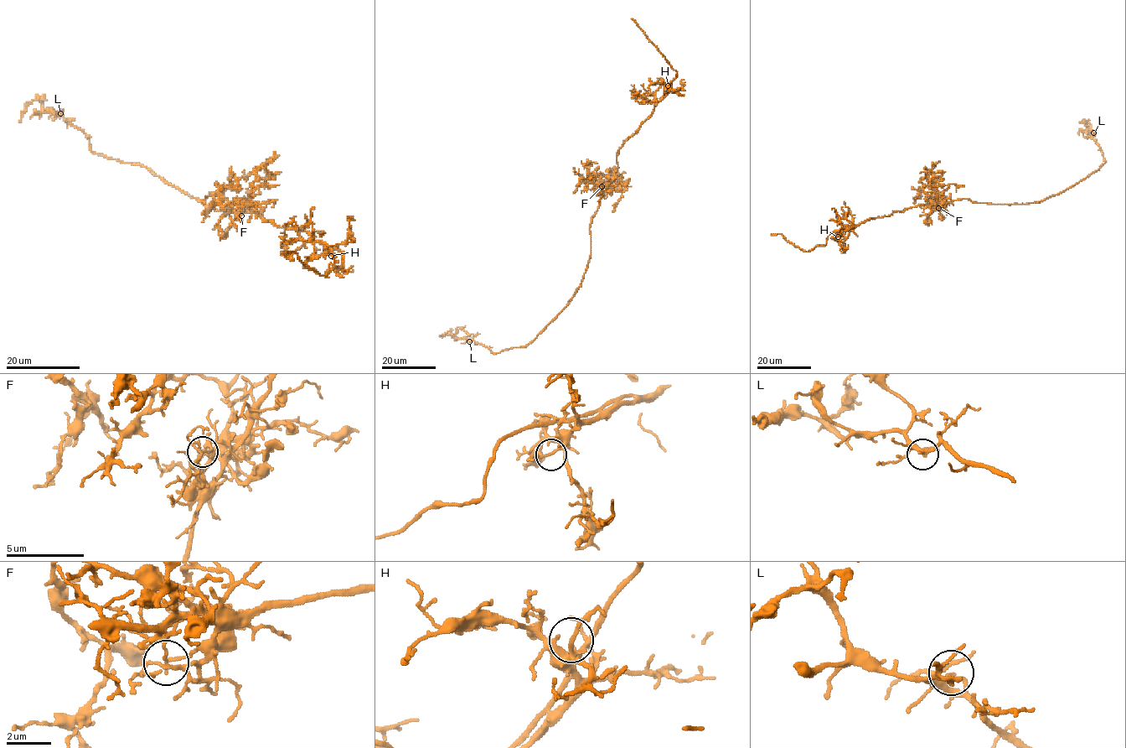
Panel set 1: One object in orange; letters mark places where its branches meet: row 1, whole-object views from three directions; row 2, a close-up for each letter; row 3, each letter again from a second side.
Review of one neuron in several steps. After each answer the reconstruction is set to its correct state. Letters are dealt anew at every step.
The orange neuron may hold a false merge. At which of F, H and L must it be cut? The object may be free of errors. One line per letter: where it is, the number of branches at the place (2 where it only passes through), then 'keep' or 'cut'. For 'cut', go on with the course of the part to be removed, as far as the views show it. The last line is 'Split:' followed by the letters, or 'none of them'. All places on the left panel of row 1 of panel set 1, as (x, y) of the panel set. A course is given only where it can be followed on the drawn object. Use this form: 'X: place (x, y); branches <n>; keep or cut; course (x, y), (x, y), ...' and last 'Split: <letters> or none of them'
F: place (241, 215); branches 4; cut; course (240, 215), (244, 210), (241, 206), (255, 179), (256, 176), (253, 174), (232, 180), (223, 188), (202, 222)
H: place (331, 256); branches 4; keep
L: place (60, 113); branches 4; keep
Split: F

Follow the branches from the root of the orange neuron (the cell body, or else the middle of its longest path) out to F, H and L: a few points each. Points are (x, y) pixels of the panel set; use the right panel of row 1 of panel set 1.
F: (977, 202), (958, 199), (939, 208)
H: (977, 202), (958, 199), (919, 205), (895, 211), (890, 215), (870, 218), (849, 227), (838, 236)
L: (977, 202), (1040, 202), (1075, 185), (1105, 163), (1102, 151), (1092, 138), (1093, 132)

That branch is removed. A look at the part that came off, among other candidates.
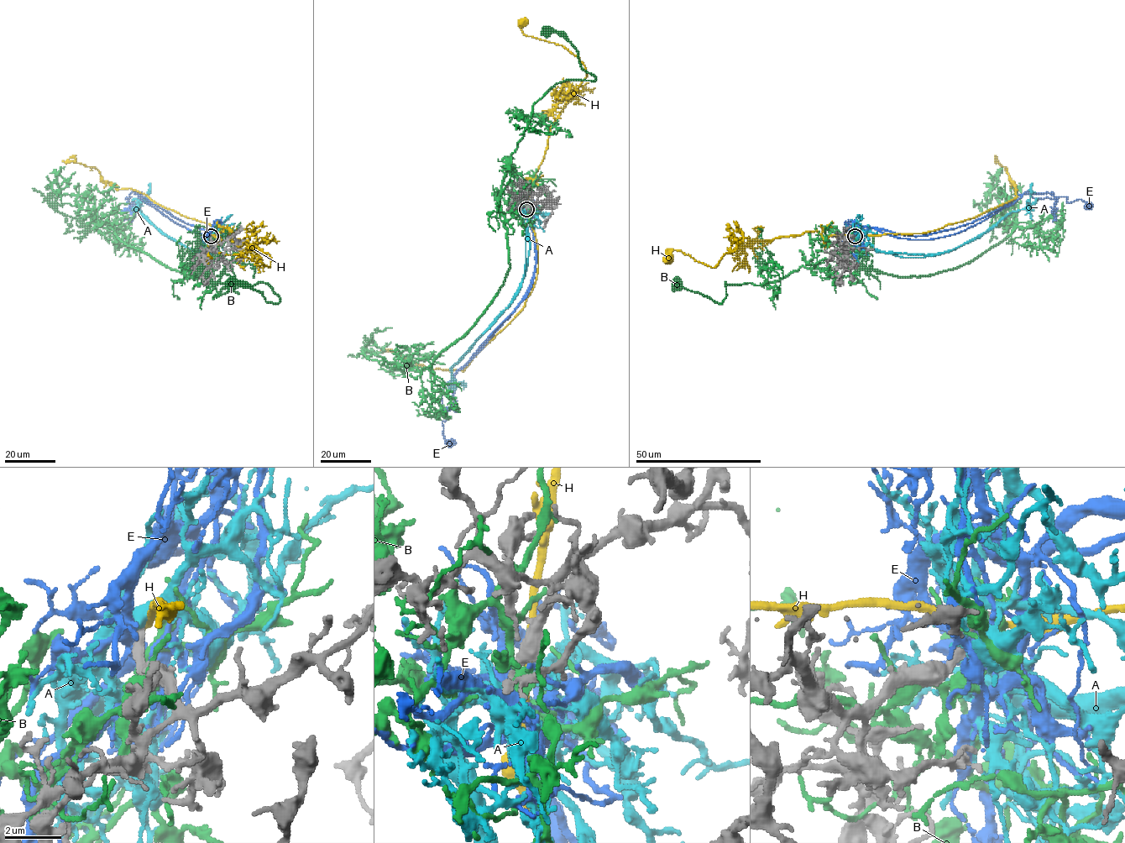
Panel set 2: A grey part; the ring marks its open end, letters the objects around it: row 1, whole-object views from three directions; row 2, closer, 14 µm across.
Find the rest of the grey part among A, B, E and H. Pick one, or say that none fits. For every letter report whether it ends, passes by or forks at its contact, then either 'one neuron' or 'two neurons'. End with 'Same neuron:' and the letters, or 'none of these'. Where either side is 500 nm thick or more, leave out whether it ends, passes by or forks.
A: two neurons
B: it passes by; two neurons
E: it forks there; two neurons
H: it passes by; two neurons
Same neuron: none of these

